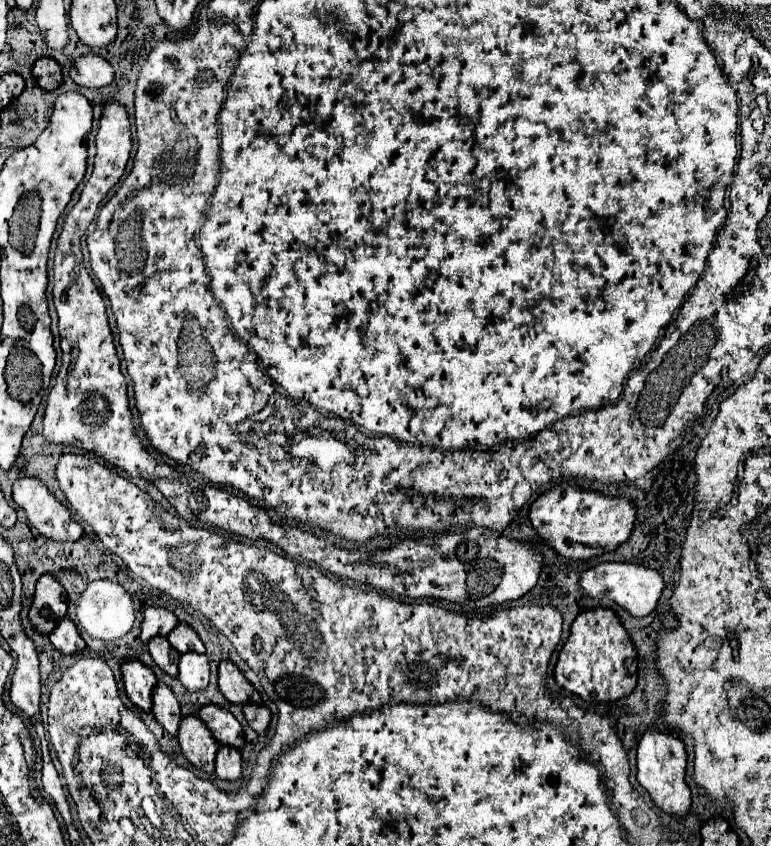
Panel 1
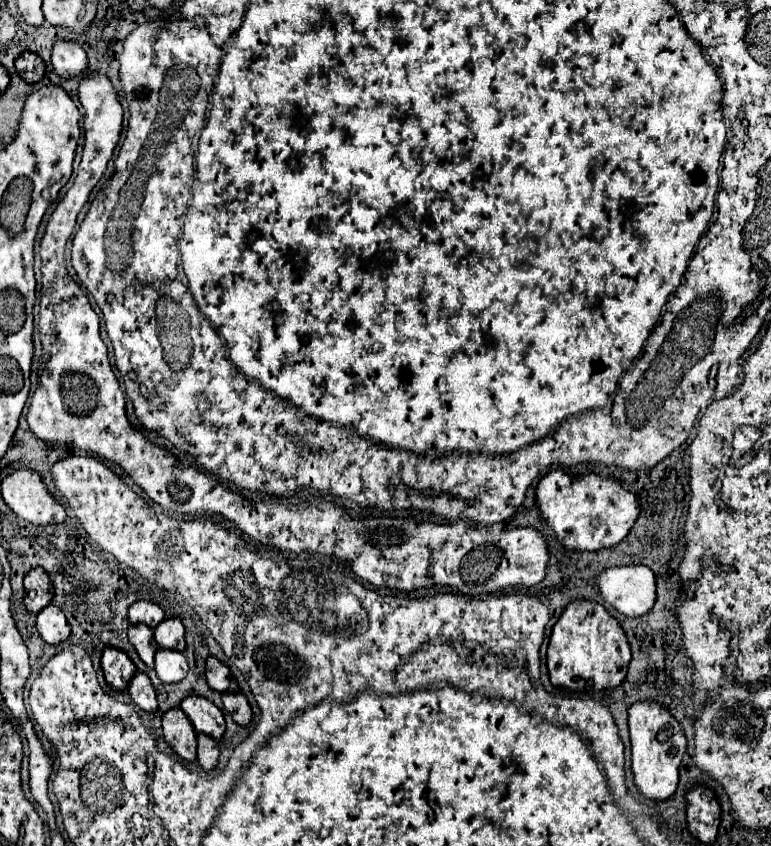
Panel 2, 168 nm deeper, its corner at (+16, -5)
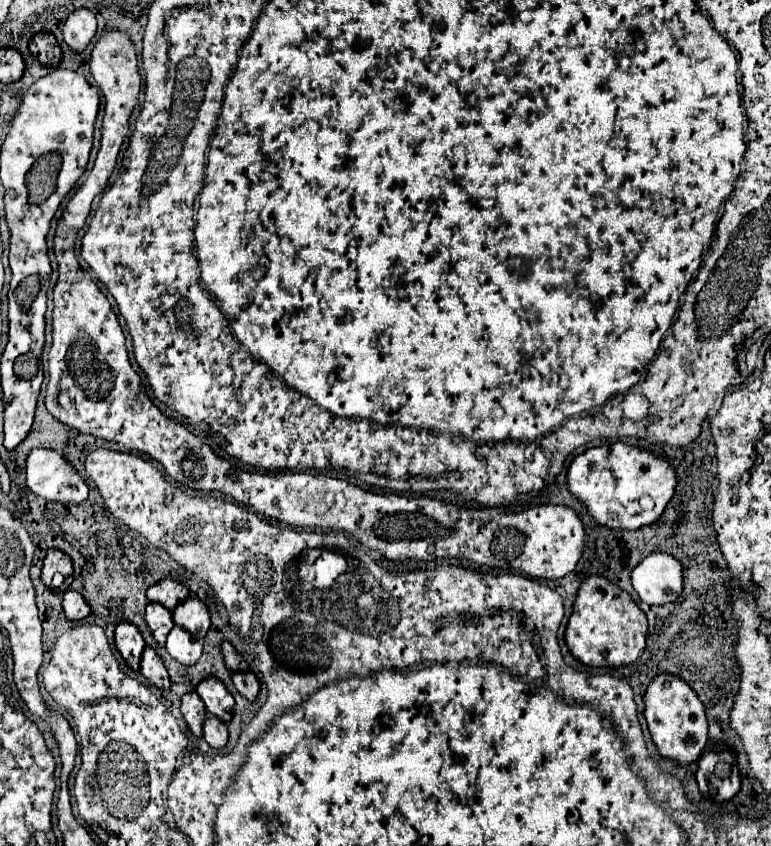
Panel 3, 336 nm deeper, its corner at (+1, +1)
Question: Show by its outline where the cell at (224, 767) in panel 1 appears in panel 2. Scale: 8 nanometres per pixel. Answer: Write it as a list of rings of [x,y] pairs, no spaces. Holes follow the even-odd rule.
[[[198,734],[198,764],[202,766],[202,770],[214,770],[218,764],[218,756],[218,742],[206,734]]]

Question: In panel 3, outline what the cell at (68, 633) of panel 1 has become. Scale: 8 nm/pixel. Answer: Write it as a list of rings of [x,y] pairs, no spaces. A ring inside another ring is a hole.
[[[67,590],[65,592],[63,610],[65,610],[65,616],[69,620],[83,620],[83,618],[87,618],[91,614],[91,608],[89,608],[87,600],[75,590]]]

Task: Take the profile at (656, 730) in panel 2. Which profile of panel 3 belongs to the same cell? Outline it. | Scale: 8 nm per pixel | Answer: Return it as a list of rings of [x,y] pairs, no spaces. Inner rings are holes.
[[[657,674],[645,692],[645,720],[655,746],[661,756],[671,758],[679,764],[689,764],[697,760],[707,746],[707,718],[699,696],[691,692],[687,682],[675,678],[673,674]]]

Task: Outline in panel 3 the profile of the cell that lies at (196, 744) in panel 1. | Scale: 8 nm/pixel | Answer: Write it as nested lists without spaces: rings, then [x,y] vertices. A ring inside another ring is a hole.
[[[191,692],[191,694],[185,694],[181,698],[181,712],[187,720],[187,726],[189,730],[195,734],[195,736],[203,736],[203,720],[205,720],[205,704],[203,700],[199,698],[197,692]]]

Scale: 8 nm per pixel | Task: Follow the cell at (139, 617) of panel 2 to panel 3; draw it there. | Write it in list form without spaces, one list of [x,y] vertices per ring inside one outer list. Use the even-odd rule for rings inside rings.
[[[163,578],[161,582],[153,584],[147,590],[147,600],[159,602],[165,608],[173,610],[177,604],[181,604],[185,598],[189,598],[189,588],[173,578]]]

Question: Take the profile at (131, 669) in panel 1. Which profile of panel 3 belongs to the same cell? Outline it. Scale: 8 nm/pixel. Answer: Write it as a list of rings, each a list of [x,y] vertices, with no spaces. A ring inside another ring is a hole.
[[[119,622],[115,628],[115,646],[121,652],[121,656],[125,658],[127,666],[131,670],[139,670],[139,662],[141,662],[141,654],[145,650],[145,640],[139,634],[139,628],[135,628],[135,624],[131,622]]]

